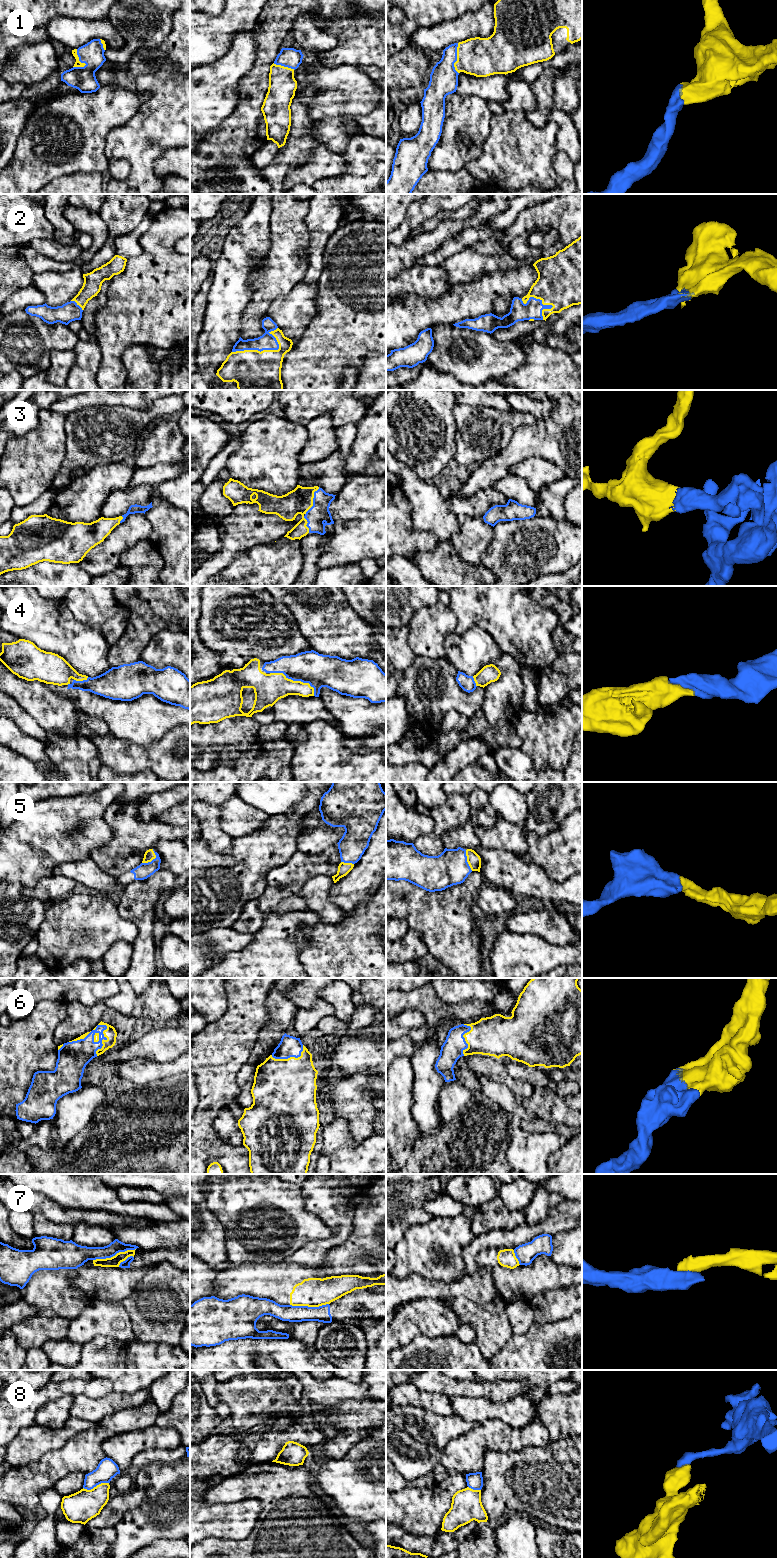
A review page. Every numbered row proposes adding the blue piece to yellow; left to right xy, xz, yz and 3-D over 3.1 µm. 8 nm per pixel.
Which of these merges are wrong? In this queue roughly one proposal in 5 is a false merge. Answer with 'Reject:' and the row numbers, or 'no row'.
Reject: 7, 8

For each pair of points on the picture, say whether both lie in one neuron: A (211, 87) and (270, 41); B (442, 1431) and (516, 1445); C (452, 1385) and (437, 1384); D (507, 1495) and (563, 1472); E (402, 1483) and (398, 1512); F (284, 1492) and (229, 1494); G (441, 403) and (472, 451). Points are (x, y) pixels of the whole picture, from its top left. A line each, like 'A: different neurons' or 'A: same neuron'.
A: different neurons
B: different neurons
C: same neuron
D: same neuron
E: different neurons
F: same neuron
G: different neurons

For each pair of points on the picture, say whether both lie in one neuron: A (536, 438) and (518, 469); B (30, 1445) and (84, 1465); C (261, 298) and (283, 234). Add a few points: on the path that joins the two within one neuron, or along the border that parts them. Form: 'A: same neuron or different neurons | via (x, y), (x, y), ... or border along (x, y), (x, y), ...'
A: different neurons | border along (547, 460), (527, 457), (514, 463), (509, 471)
B: different neurons | border along (69, 1440), (28, 1464)
C: same neuron | via (270, 282), (283, 268), (283, 250)

